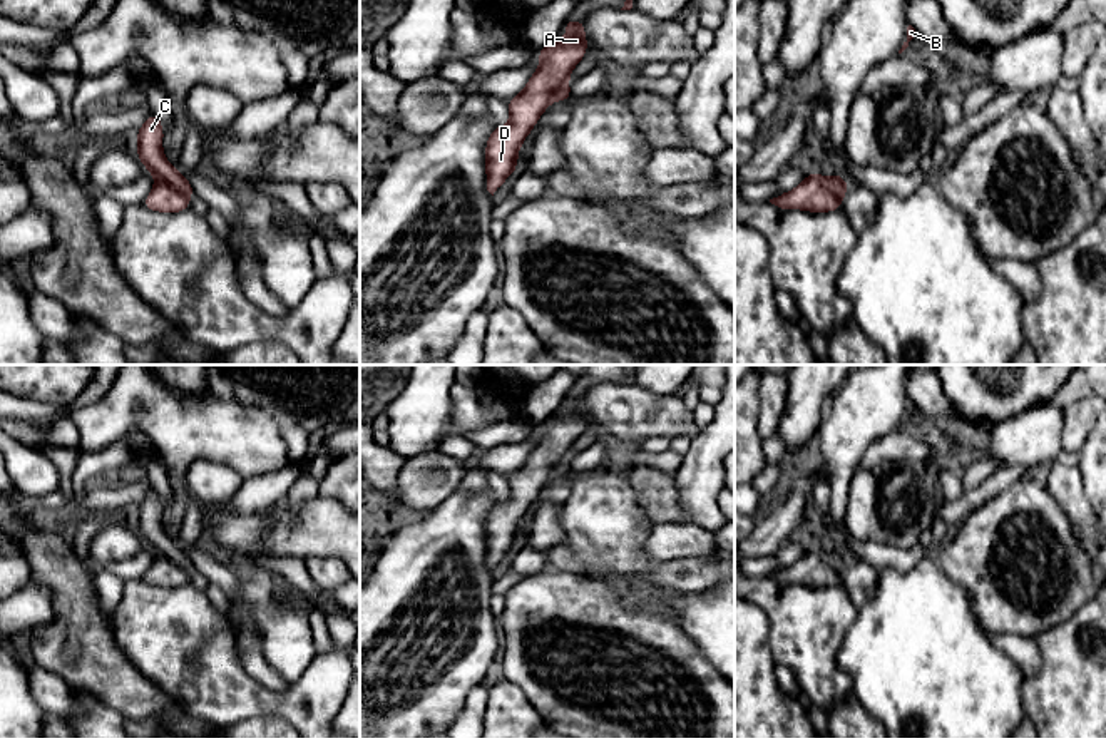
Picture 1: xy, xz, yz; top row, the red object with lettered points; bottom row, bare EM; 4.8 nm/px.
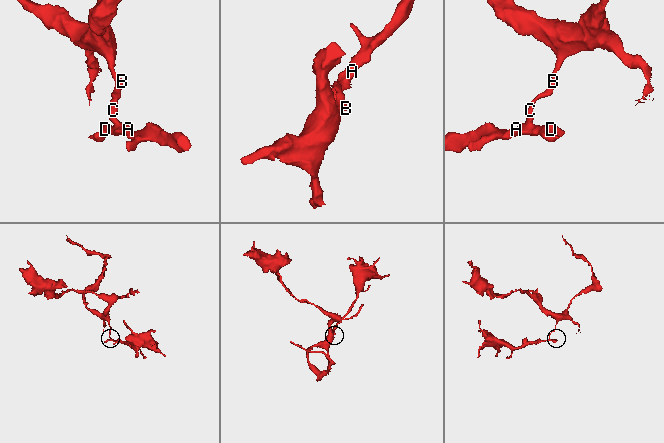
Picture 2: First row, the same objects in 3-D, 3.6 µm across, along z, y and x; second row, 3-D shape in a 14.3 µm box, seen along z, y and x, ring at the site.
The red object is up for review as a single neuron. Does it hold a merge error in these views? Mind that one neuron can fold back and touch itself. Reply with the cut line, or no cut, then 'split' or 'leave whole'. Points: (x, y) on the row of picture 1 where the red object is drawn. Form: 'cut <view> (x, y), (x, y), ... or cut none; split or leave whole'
cut xy (158, 178), (173, 184), (188, 199); split

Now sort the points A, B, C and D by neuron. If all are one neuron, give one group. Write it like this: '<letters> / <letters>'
A D / B C

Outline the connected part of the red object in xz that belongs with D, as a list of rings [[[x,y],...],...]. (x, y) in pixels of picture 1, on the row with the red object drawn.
[[[569,18],[562,32],[569,30],[566,40],[557,37],[539,49],[540,65],[529,79],[524,90],[507,102],[510,122],[494,127],[485,147],[487,191],[494,192],[517,171],[520,144],[534,129],[542,112],[552,104],[554,90],[569,77],[572,69],[587,52],[584,20]]]

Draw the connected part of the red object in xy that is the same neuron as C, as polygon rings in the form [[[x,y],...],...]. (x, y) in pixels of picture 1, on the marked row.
[[[152,112],[141,126],[137,141],[137,156],[146,169],[159,181],[166,181],[182,192],[187,199],[194,194],[194,189],[187,177],[176,171],[162,152],[164,131],[161,119]]]

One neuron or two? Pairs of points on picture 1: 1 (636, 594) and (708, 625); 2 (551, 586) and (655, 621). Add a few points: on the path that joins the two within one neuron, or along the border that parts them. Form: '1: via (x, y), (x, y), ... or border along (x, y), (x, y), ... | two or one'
1: via (655, 591), (666, 591), (690, 609) | one
2: via (576, 611), (586, 621), (629, 621) | one

